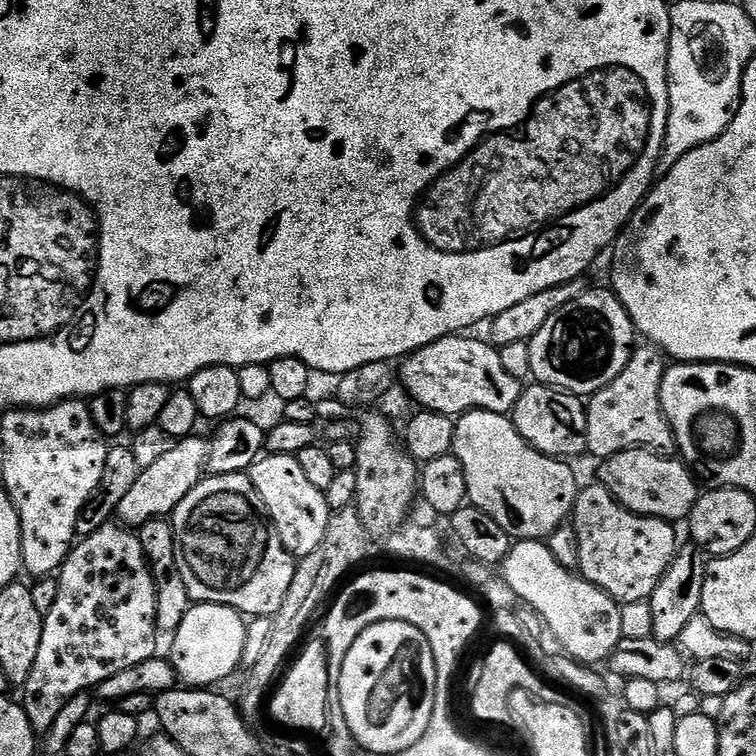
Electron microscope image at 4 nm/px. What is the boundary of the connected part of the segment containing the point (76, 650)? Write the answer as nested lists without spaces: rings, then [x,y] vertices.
[[[110,522],[94,534],[83,537],[68,553],[58,573],[58,598],[54,606],[44,613],[42,646],[38,646],[38,658],[34,658],[34,670],[22,685],[24,713],[33,732],[43,734],[54,726],[54,718],[62,711],[62,706],[74,698],[74,694],[95,689],[106,678],[119,674],[138,662],[146,662],[157,655],[156,611],[158,598],[152,572],[148,569],[148,559],[139,535],[131,527],[119,522]]]

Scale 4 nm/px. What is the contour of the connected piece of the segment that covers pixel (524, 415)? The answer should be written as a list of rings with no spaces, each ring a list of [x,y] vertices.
[[[532,382],[521,391],[510,419],[518,434],[522,434],[522,438],[534,450],[547,456],[572,458],[568,456],[576,456],[586,449],[587,413],[585,401],[581,397],[563,392],[561,388],[551,388],[548,384]]]

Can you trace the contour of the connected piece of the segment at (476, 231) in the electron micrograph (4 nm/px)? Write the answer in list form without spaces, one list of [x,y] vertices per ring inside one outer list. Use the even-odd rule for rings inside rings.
[[[592,64],[588,72],[576,72],[576,76],[568,76],[564,84],[556,84],[556,88],[544,88],[532,104],[528,104],[528,112],[516,120],[516,124],[504,124],[504,128],[488,128],[488,132],[480,132],[476,140],[472,140],[472,148],[464,152],[464,156],[456,156],[456,160],[448,160],[416,196],[412,196],[412,212],[408,212],[408,224],[412,224],[412,232],[436,252],[436,256],[480,256],[480,252],[496,252],[496,248],[508,248],[508,244],[520,244],[520,240],[532,240],[532,236],[544,236],[544,232],[552,232],[556,228],[556,220],[564,216],[576,216],[576,212],[584,212],[584,208],[592,208],[592,204],[600,204],[600,200],[608,200],[636,168],[640,168],[640,160],[644,160],[644,152],[652,148],[652,128],[656,128],[656,100],[652,100],[652,92],[648,92],[648,80],[636,72],[636,68],[628,68],[628,64]]]

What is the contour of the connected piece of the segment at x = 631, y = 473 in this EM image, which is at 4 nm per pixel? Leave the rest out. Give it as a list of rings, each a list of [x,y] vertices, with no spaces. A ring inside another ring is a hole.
[[[631,448],[614,454],[599,467],[599,483],[610,490],[621,508],[627,508],[629,512],[636,512],[640,516],[652,516],[655,520],[669,522],[684,522],[692,515],[692,507],[698,499],[698,480],[683,460],[647,452],[645,448]]]

